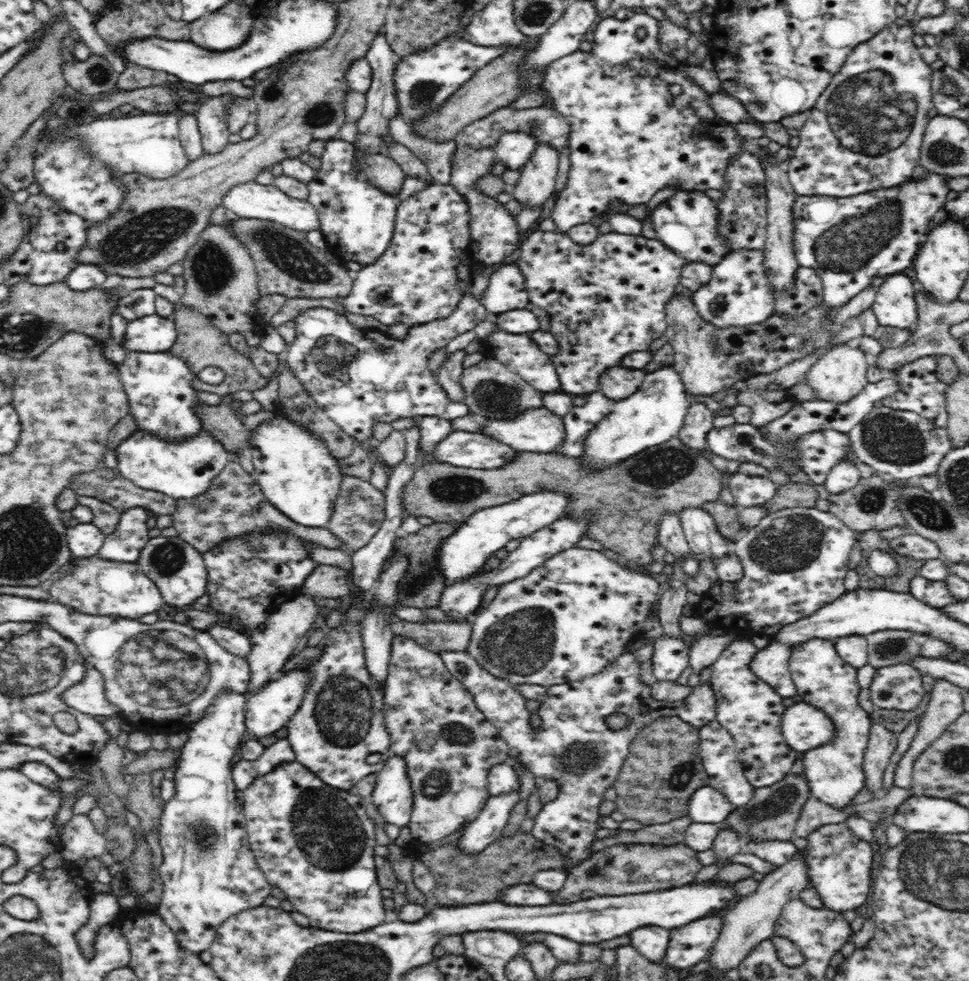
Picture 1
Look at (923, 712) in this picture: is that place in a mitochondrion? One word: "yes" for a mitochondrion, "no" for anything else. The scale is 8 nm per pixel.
no

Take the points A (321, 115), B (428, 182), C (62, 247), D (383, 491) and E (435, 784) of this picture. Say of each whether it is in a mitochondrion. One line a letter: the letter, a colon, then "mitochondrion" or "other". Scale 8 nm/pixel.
A: mitochondrion
B: other
C: other
D: other
E: mitochondrion

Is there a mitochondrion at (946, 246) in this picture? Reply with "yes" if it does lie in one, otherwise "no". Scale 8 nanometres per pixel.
no

